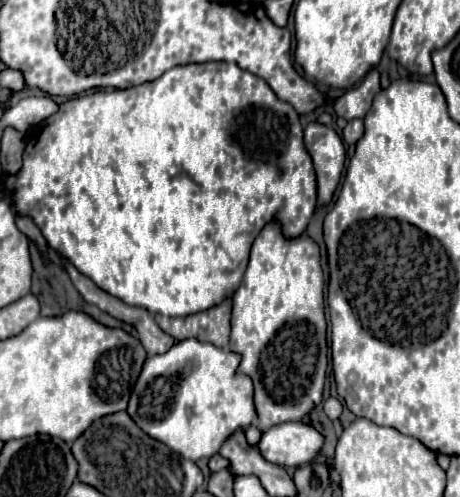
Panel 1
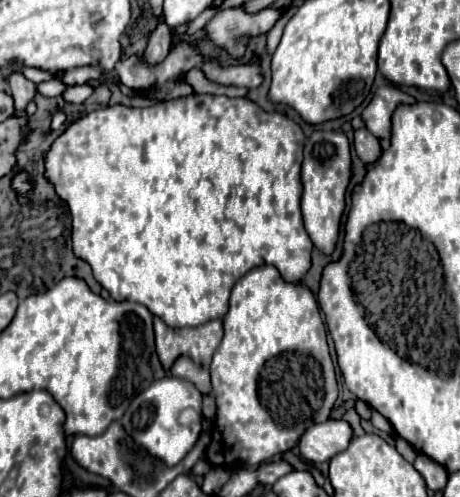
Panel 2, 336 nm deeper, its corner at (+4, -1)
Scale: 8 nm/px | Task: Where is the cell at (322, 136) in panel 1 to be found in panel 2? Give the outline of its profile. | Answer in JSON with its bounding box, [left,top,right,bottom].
[301,131,351,255]

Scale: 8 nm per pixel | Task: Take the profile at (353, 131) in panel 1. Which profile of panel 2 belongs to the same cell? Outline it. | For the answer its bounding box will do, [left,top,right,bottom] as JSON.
[355,129,383,165]

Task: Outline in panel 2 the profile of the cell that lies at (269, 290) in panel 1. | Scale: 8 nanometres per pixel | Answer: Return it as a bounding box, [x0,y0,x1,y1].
[205,265,337,467]

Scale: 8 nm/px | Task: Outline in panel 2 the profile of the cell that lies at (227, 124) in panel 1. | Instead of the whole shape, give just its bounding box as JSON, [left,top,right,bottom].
[45,95,313,327]

